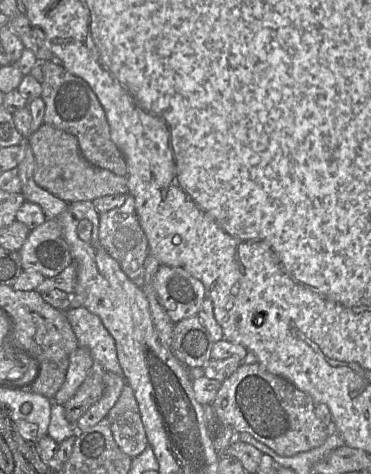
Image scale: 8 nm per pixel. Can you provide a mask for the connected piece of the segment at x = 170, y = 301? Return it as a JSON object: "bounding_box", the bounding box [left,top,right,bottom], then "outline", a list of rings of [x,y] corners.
{"bounding_box":[155,265,206,324],"outline":[[[160,265],[155,289],[174,324],[197,315],[206,297],[203,283],[180,267]]]}

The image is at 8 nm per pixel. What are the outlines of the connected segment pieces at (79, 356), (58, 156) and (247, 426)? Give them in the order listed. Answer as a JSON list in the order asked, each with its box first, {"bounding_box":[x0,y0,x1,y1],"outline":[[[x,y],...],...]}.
[{"bounding_box":[51,347,93,405],"outline":[[[78,347],[71,355],[69,367],[65,380],[61,388],[51,399],[52,404],[57,403],[64,405],[71,399],[81,384],[85,381],[93,365],[93,359],[90,352],[82,347]]]},{"bounding_box":[28,123,127,202],"outline":[[[43,123],[31,134],[28,143],[35,158],[34,180],[38,186],[65,202],[93,201],[112,194],[127,194],[127,176],[92,165],[80,151],[77,137]]]},{"bounding_box":[211,363,330,456],"outline":[[[242,363],[224,382],[211,403],[219,421],[235,433],[248,433],[281,456],[294,456],[322,445],[330,434],[315,413],[311,396],[260,364]]]}]

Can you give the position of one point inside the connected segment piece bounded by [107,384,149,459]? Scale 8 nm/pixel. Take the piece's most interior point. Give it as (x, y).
(127, 428)

